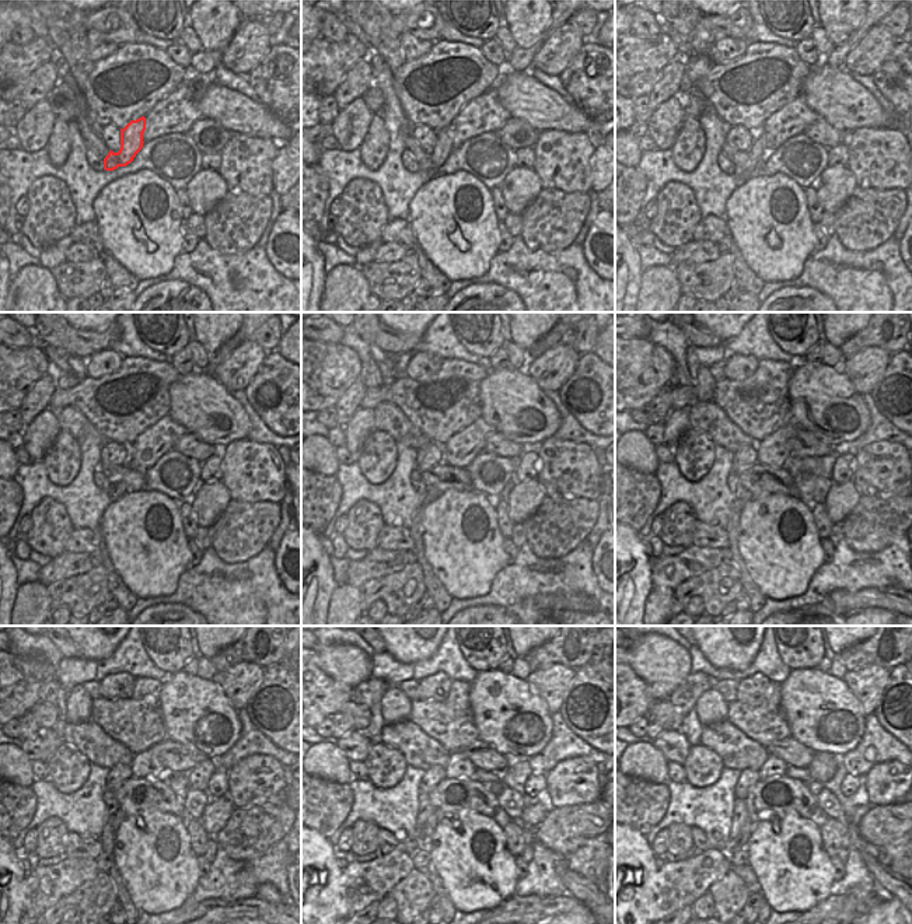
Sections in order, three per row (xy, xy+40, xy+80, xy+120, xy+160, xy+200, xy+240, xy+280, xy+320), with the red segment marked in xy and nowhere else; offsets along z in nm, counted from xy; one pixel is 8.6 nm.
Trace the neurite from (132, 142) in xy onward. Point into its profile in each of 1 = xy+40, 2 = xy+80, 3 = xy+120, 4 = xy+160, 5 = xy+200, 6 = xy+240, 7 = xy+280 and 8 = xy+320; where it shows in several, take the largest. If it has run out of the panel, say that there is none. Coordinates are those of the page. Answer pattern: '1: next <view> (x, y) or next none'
1: next xy+40 (444, 146)
2: next xy+80 (757, 153)
3: next xy+120 (116, 490)
4: next xy+160 (432, 493)
5: next xy+200 (745, 496)
6: next xy+240 (116, 818)
7: next xy+280 (427, 829)
8: next xy+320 (733, 844)

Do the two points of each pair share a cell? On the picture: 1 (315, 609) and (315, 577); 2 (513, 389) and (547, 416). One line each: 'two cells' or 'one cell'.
1: one cell
2: one cell

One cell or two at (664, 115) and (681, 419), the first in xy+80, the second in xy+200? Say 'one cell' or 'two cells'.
one cell

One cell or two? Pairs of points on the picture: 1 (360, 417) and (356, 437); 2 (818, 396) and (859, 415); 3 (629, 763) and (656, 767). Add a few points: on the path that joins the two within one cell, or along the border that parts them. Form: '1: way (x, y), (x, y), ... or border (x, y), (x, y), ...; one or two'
1: way (360, 422), (356, 433); one
2: way (827, 408), (839, 415), (848, 415); one
3: way (636, 763), (649, 763); one

